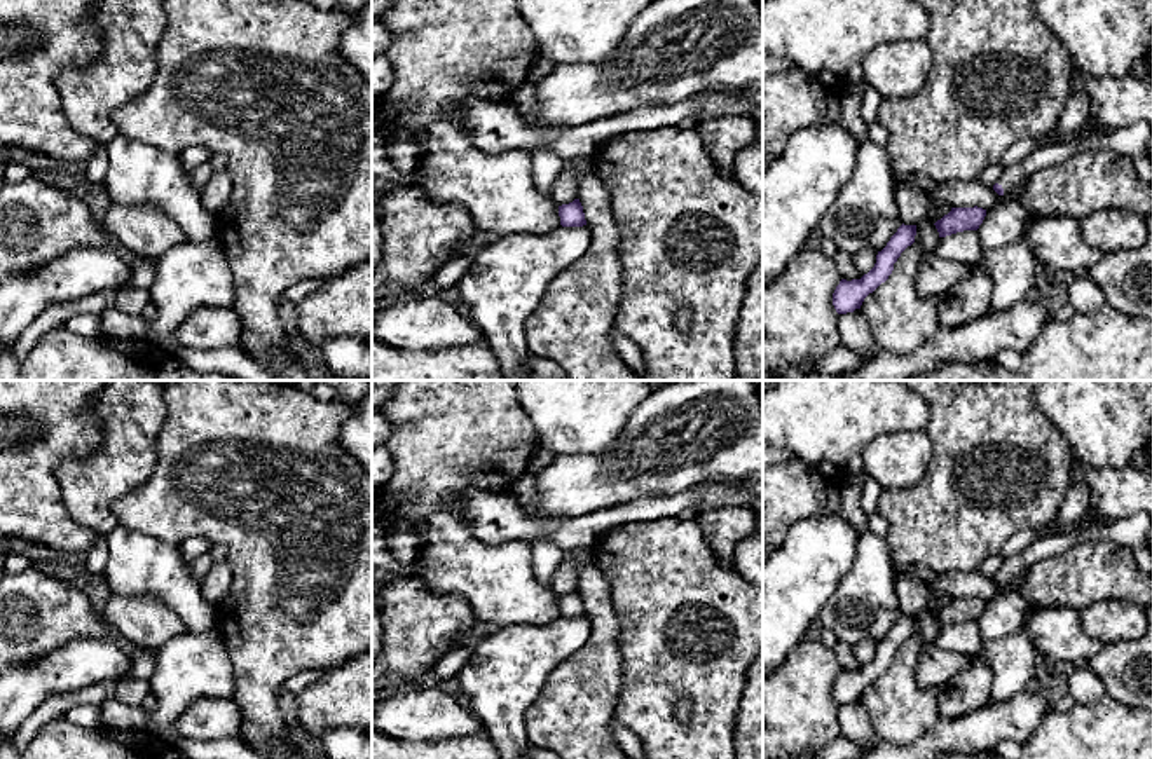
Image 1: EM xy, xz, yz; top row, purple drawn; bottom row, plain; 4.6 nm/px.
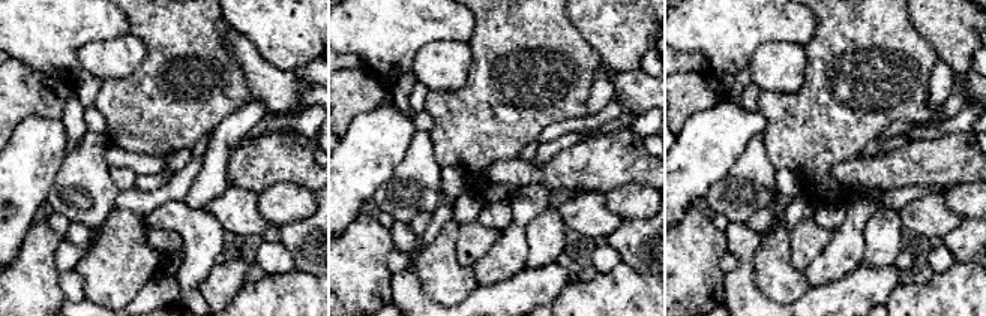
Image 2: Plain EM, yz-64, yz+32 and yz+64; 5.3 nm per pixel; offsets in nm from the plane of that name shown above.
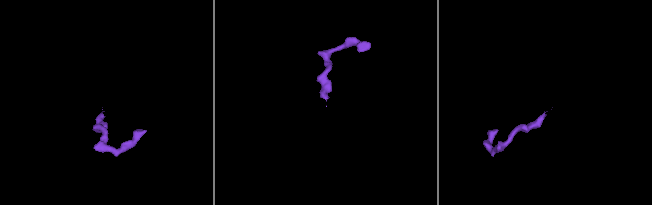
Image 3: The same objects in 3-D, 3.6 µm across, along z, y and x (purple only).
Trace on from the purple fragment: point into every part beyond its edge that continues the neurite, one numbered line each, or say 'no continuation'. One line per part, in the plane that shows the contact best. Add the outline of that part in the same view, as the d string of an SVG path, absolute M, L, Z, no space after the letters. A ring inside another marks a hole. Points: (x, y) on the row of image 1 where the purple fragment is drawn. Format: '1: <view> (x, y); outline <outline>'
1: yz (1131, 140); outline M1138 120L1121 129L1100 127L1096 131L1086 133L1084 136L1073 141L1037 148L1021 162L1005 168L997 183L1004 188L1004 194L1009 194L1016 185L1025 181L1030 174L1044 168L1061 164L1068 157L1080 152L1107 148L1135 159L1147 152L1150 134L1152 134L1152 126L1147 120Z

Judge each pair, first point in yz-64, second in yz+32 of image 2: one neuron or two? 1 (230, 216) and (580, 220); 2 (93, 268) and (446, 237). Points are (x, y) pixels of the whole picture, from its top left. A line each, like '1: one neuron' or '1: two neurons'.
1: one neuron
2: one neuron

